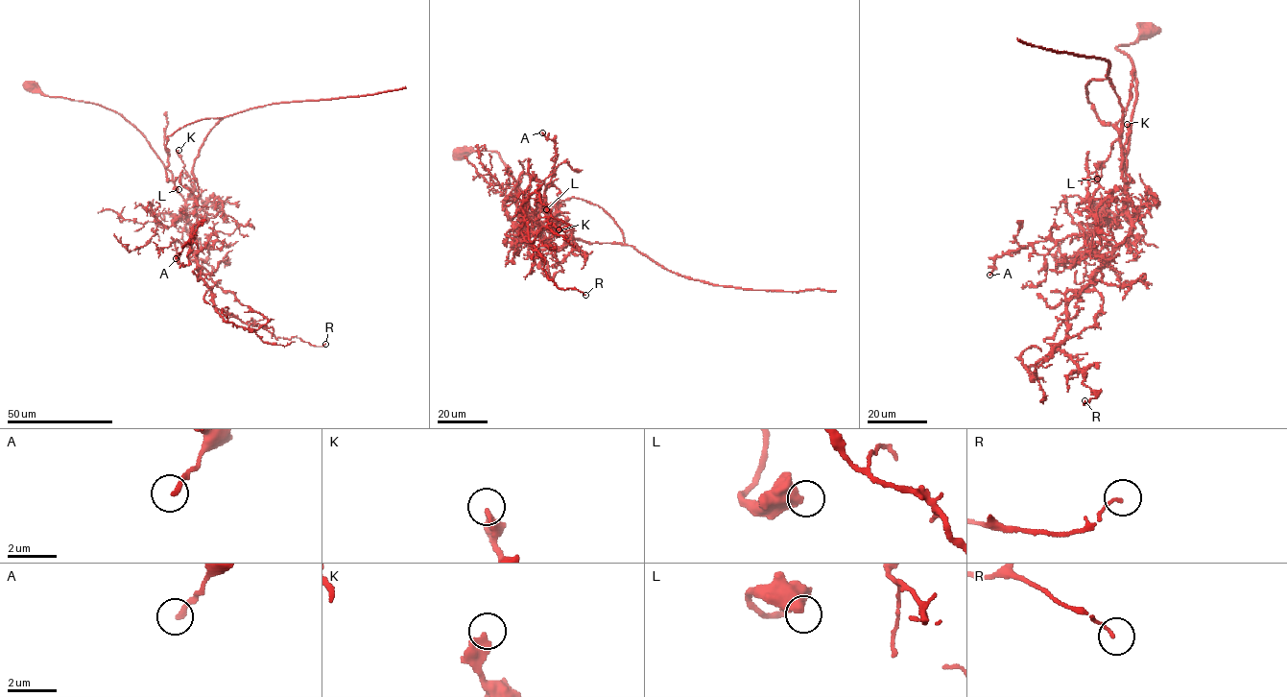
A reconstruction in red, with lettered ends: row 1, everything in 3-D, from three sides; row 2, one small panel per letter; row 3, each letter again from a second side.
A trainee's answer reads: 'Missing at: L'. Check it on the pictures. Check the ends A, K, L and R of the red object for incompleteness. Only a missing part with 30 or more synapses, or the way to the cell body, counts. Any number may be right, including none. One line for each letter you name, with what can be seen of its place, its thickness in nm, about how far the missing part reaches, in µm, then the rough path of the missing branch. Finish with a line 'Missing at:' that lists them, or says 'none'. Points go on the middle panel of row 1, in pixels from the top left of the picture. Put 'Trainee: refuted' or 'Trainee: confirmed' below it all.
Missing at: none
Trainee: refuted

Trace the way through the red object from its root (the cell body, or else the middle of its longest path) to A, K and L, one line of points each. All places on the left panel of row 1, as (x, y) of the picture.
A: (30, 87), (100, 105), (140, 132), (172, 173), (194, 236), (196, 228), (176, 258)
K: (30, 87), (115, 111), (144, 137), (183, 199), (197, 197), (202, 190), (192, 185), (178, 150)
L: (30, 87), (121, 115), (184, 200), (199, 149), (223, 118), (167, 136), (165, 170), (178, 189)

